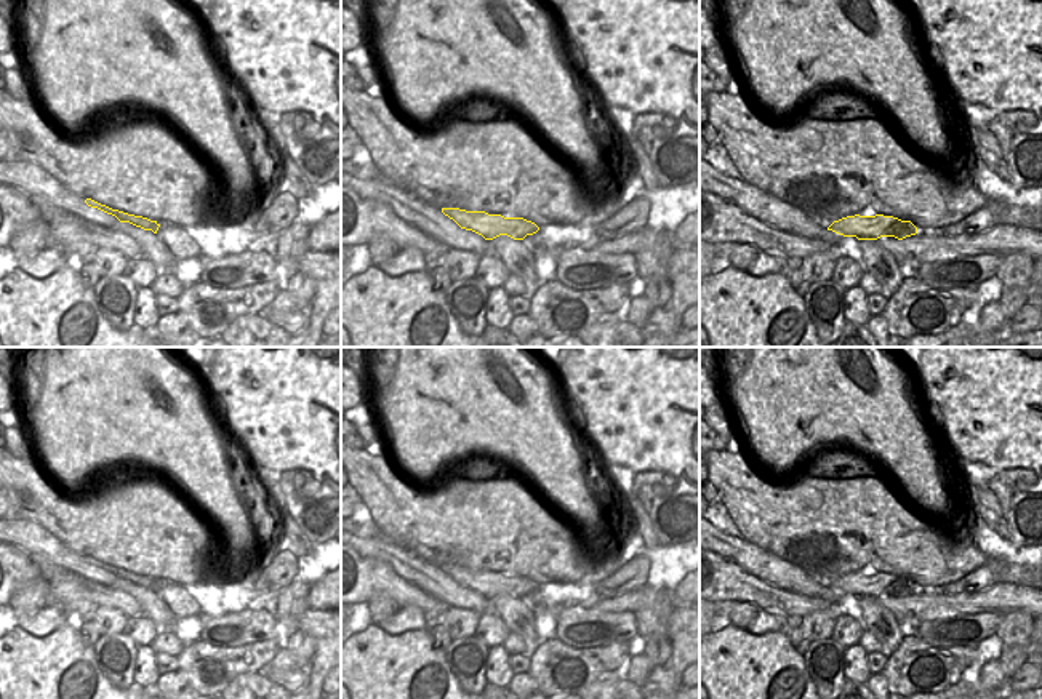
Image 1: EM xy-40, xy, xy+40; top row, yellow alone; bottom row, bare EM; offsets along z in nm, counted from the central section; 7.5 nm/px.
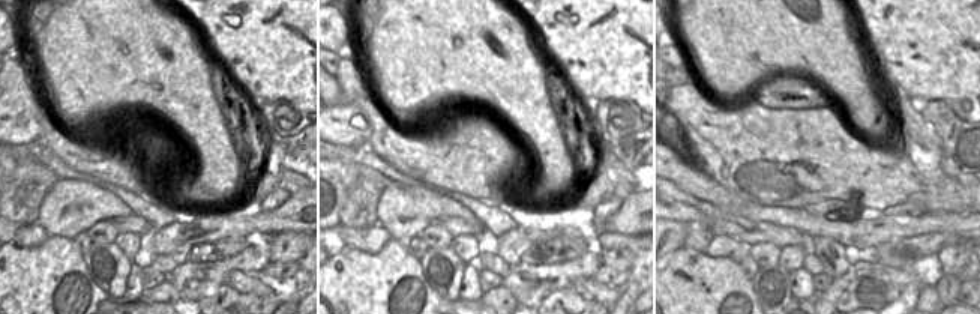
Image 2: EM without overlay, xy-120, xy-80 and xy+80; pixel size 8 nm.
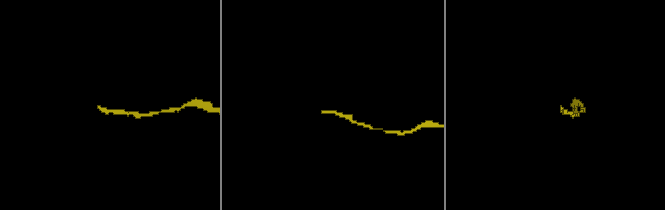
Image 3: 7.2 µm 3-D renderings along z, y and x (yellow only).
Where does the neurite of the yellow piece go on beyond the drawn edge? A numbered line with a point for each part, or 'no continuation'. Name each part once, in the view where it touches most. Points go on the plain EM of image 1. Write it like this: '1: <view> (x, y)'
1: xy-40 (29, 536)

